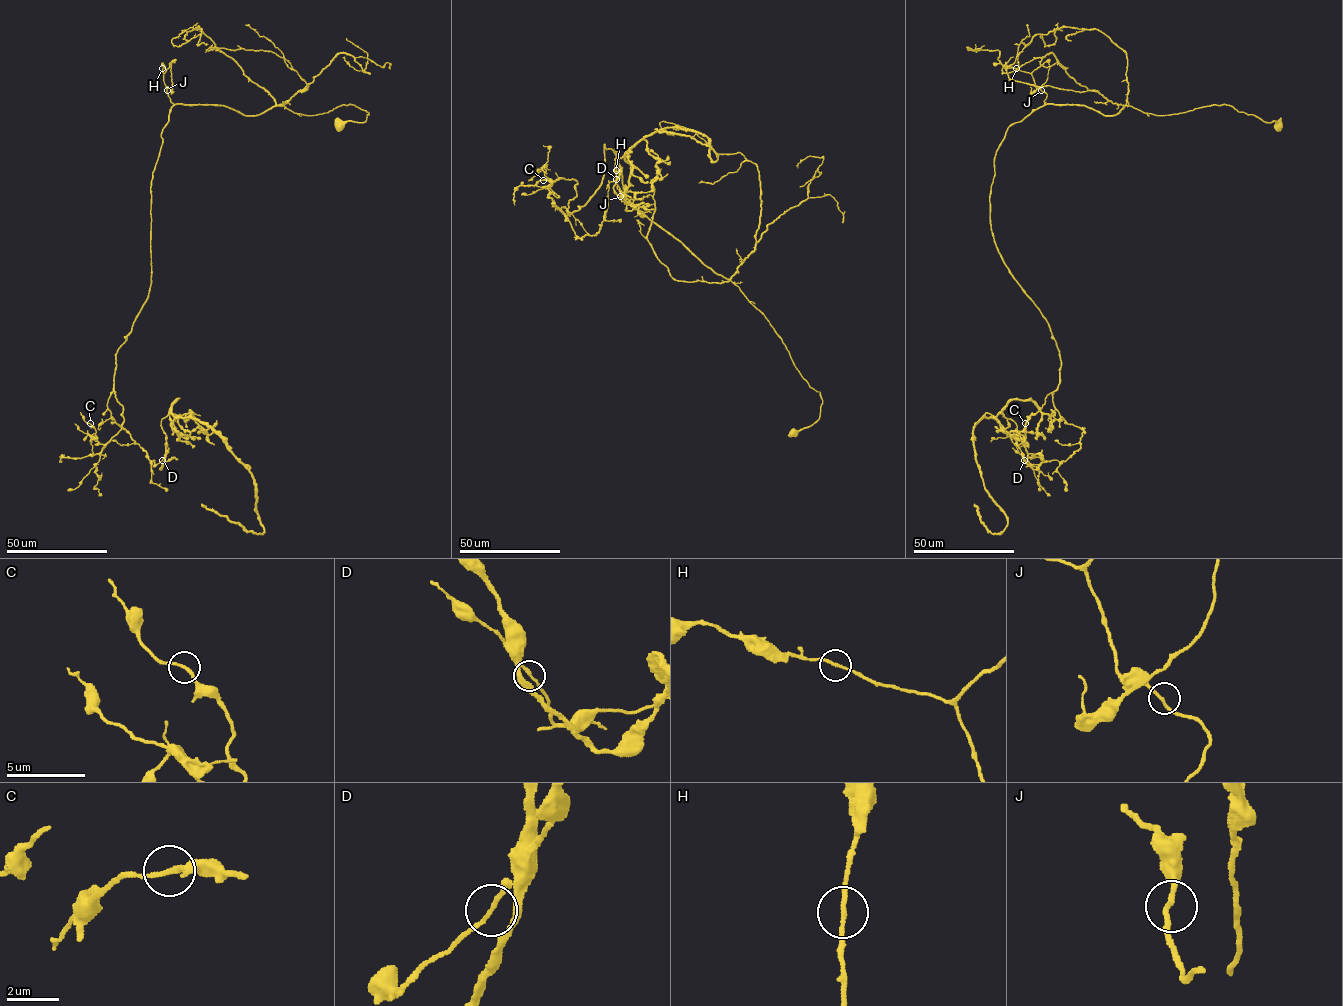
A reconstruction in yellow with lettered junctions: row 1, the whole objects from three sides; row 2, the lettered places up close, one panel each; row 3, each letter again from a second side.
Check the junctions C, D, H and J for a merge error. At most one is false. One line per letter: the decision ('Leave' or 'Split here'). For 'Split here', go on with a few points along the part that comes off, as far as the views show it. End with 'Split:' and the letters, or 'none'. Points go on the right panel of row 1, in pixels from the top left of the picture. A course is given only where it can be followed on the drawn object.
C: Leave
D: Split here. Course of the part to remove: (1025, 460), (1017, 424), (999, 413), (984, 417), (973, 433), (975, 461), (1005, 529), (989, 531), (974, 504)
H: Leave
J: Leave
Split: D

